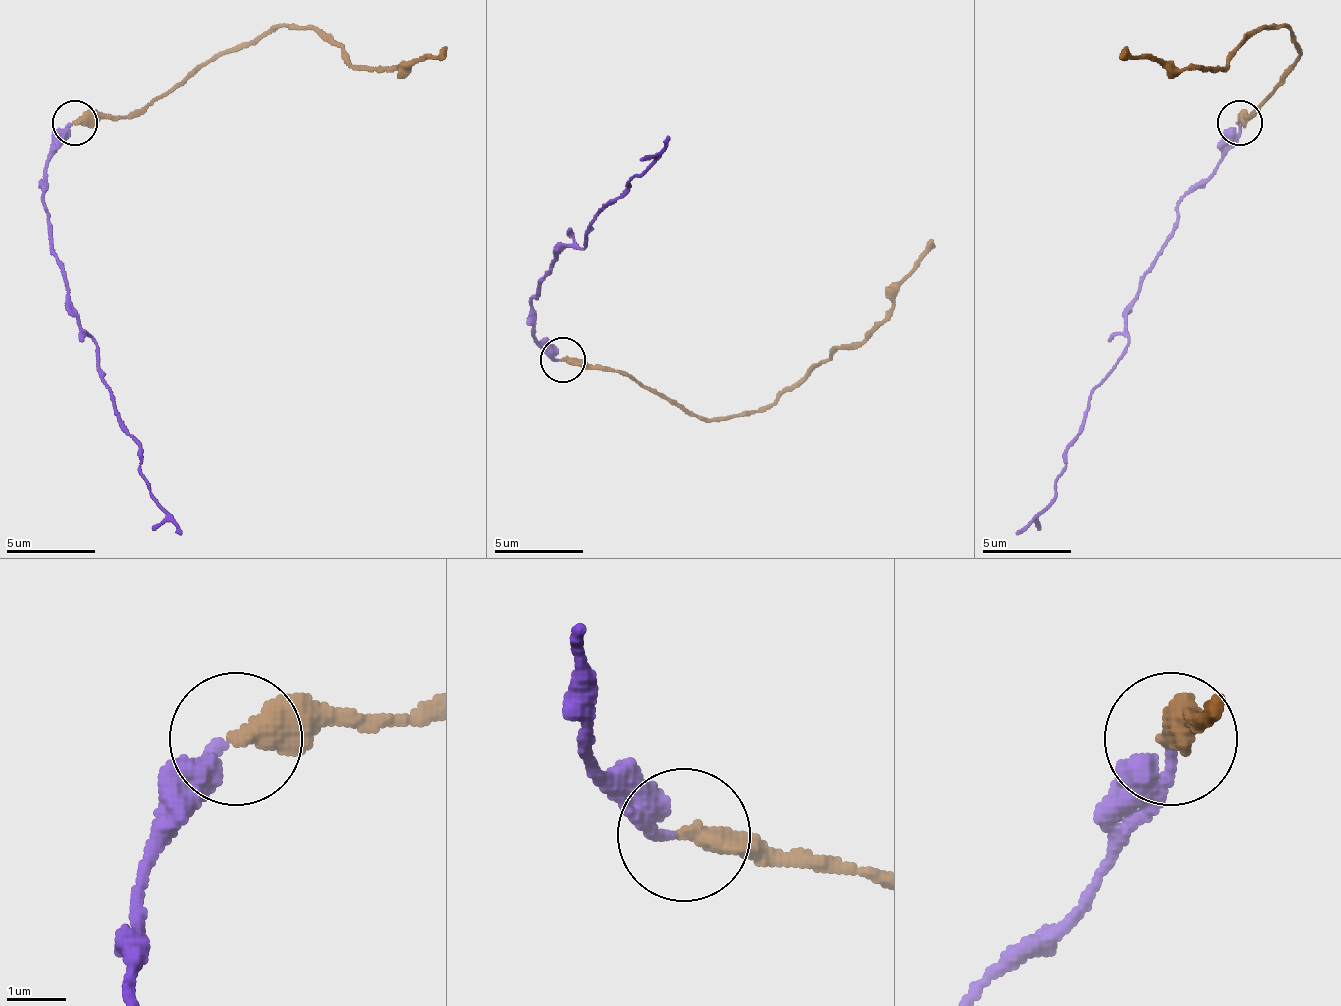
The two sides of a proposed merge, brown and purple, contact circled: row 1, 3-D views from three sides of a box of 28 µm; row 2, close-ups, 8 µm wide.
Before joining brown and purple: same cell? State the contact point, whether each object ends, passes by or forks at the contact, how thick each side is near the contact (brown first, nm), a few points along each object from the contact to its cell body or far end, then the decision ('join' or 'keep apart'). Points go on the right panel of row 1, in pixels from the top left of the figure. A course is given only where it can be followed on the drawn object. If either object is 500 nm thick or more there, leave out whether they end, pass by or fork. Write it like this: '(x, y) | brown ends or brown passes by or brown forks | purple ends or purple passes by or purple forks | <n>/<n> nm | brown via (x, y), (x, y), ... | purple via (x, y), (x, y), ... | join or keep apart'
(1240, 123) | brown ends | purple ends | 420/240 nm | brown via (1239, 124), (1301, 57), (1297, 39), (1283, 26), (1261, 26), (1225, 66), (1167, 70), (1145, 57), (1118, 57) | purple via (1239, 124), (1234, 146), (1181, 199), (1127, 315), (1123, 360), (1069, 444), (1056, 493), (1016, 533) | keep apart

